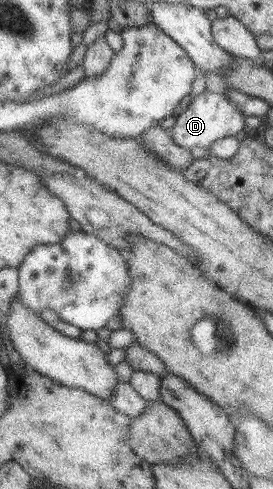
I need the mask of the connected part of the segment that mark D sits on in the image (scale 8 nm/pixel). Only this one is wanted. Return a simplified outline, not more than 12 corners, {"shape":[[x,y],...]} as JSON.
{"shape":[[204,89],[175,114],[171,140],[208,149],[245,129],[224,94]]}

